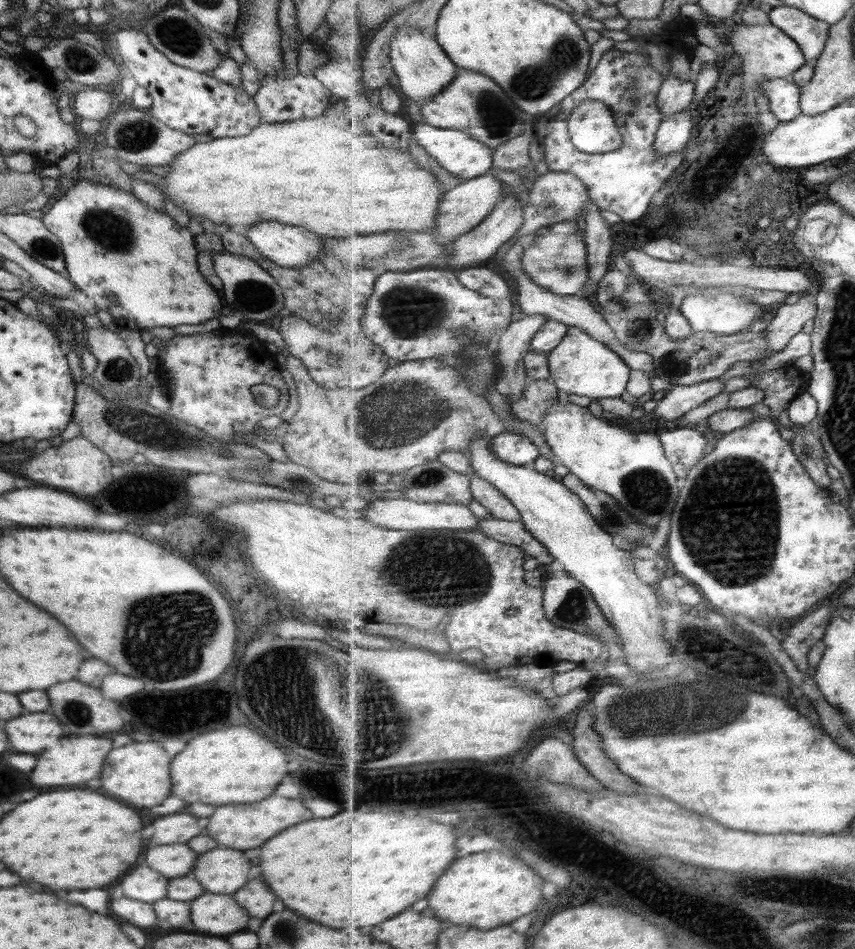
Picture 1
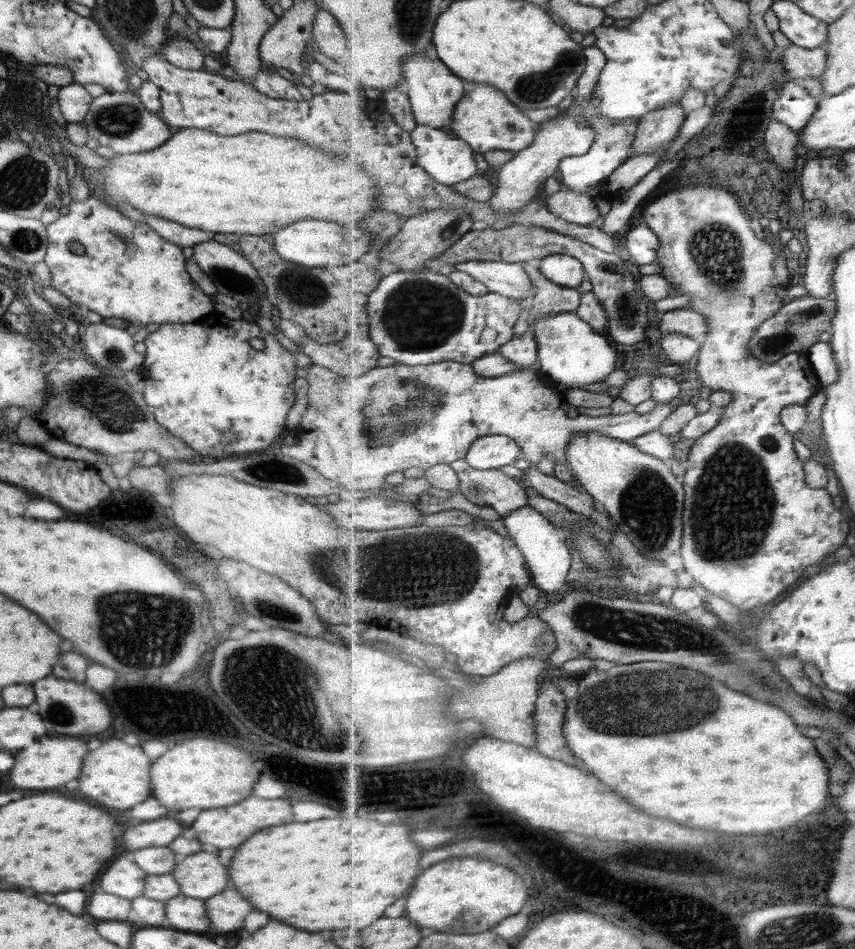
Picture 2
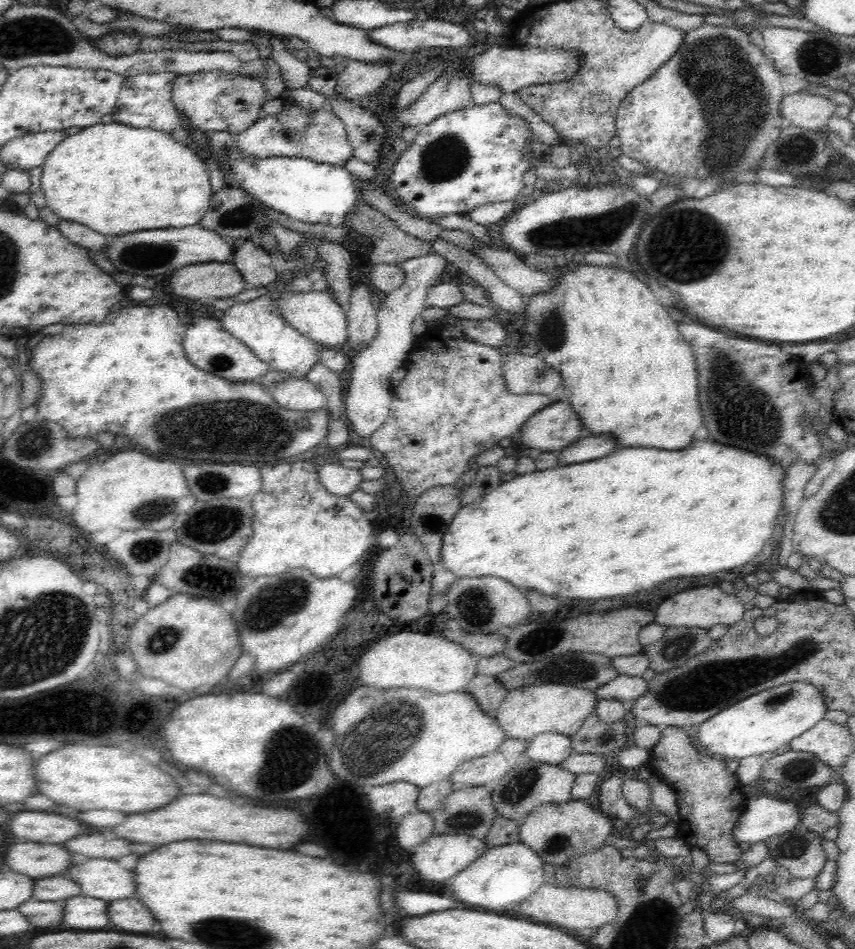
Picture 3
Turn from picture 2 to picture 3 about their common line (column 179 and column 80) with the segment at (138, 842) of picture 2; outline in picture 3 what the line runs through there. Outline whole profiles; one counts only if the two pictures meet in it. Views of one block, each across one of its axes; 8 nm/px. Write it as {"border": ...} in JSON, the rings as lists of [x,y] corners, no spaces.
{"border":[[[18,812],[14,814],[6,830],[10,836],[18,840],[30,840],[30,842],[48,842],[58,844],[68,838],[84,835],[84,832],[94,832],[98,829],[88,824],[78,824],[76,819],[66,818],[60,814],[46,814],[46,812]]]}

